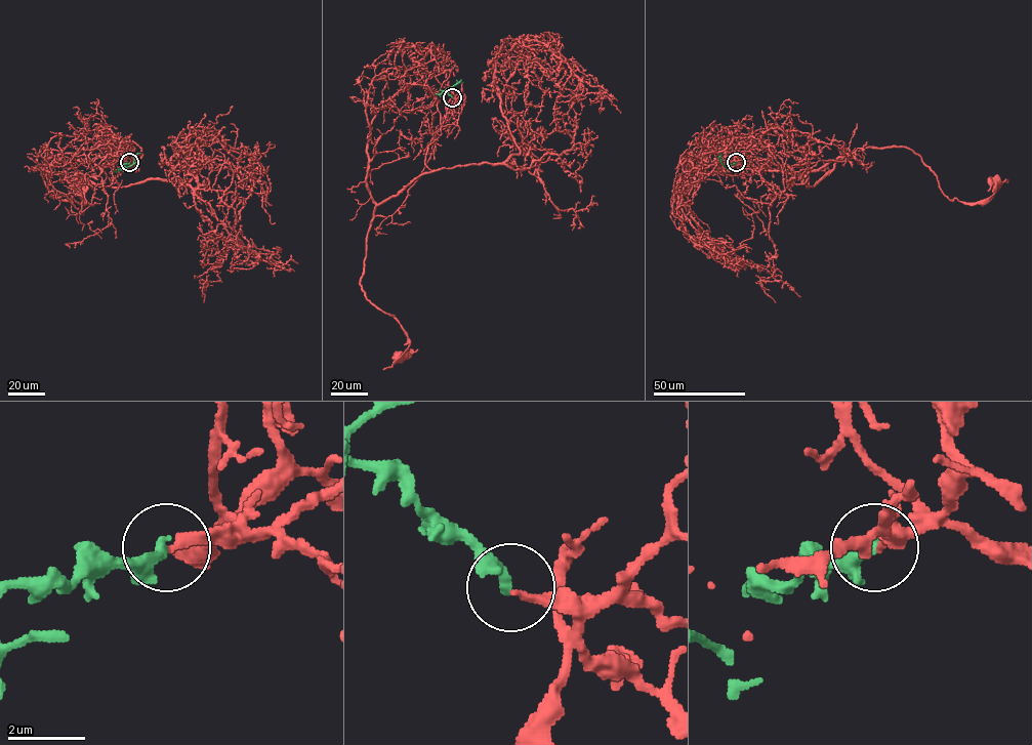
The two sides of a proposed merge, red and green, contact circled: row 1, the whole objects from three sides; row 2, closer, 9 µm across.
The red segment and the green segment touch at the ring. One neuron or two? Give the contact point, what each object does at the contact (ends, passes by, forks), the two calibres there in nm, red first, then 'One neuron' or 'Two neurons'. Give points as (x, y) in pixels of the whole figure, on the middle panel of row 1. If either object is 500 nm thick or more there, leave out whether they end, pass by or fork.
Place: (452, 97). At the ring red ends. At the ring green ends. Thickness 200 nm (red) against 320 nm. One neuron

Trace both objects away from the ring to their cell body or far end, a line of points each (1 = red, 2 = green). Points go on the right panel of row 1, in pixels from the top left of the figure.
1: (736, 162), (737, 146), (764, 146), (811, 187), (850, 153), (906, 147), (949, 200), (984, 201), (995, 182)
2: (736, 162), (726, 167), (720, 153)

